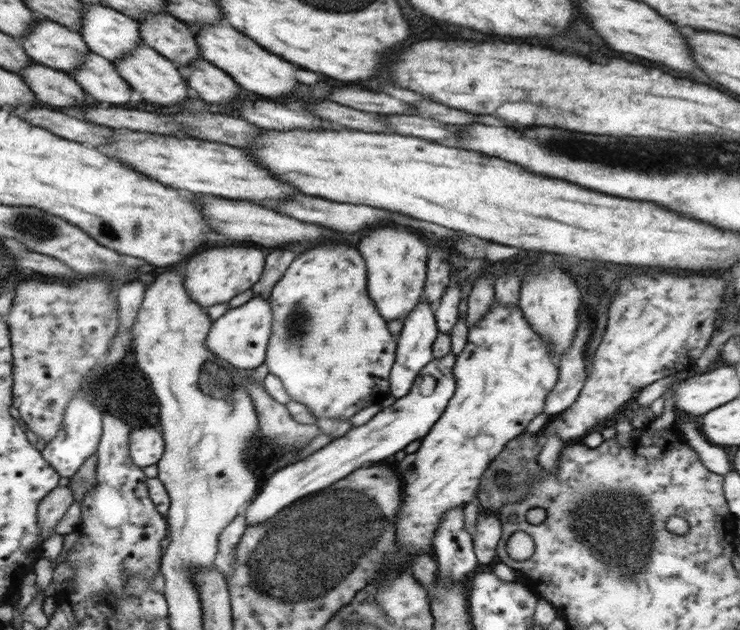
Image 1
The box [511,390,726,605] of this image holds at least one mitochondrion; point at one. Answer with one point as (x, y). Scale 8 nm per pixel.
(625, 549)

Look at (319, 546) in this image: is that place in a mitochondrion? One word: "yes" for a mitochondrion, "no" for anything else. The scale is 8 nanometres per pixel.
yes

